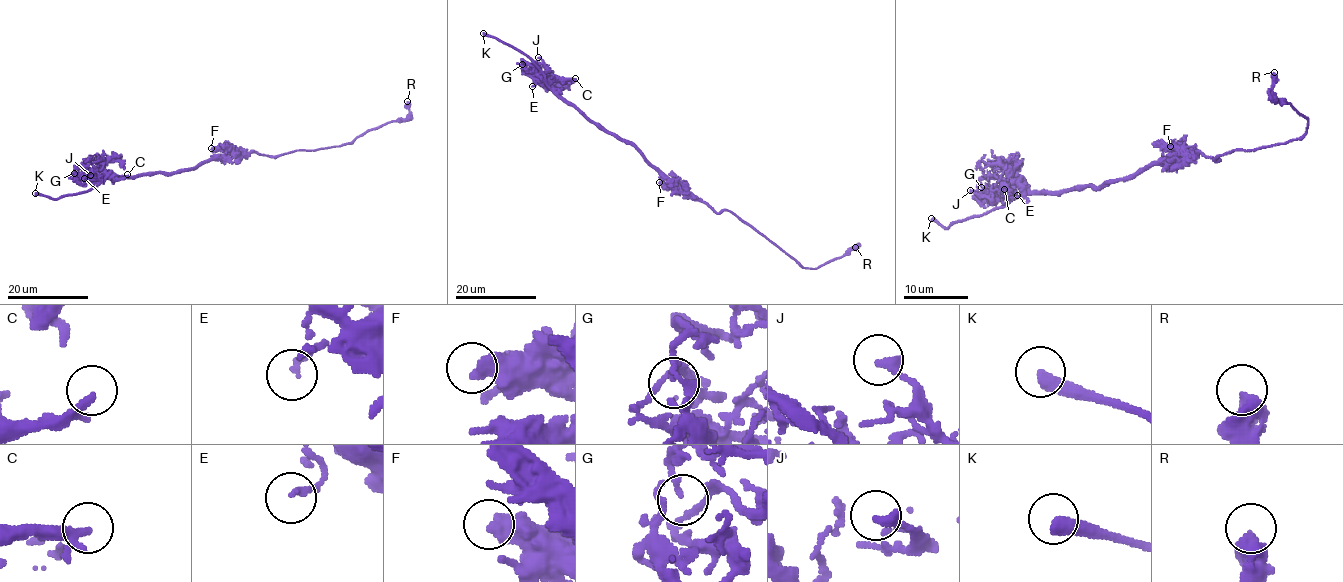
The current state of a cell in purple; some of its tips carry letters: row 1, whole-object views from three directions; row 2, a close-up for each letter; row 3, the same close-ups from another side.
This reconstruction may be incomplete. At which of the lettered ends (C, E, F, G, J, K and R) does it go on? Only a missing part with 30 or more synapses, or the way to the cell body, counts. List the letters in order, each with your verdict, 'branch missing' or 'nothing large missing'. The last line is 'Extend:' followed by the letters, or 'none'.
C: nothing large missing
E: nothing large missing
F: nothing large missing
G: nothing large missing
J: nothing large missing
K: branch missing
R: nothing large missing
Extend: K

